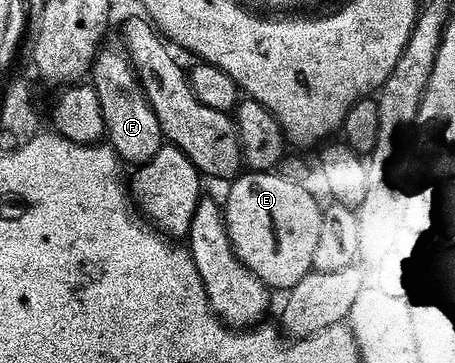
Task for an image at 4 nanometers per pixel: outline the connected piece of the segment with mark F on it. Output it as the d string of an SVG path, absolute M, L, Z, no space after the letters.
M101 48L92 63L90 83L95 87L99 110L102 111L107 142L121 162L139 167L152 159L164 144L164 136L126 53L119 48Z

